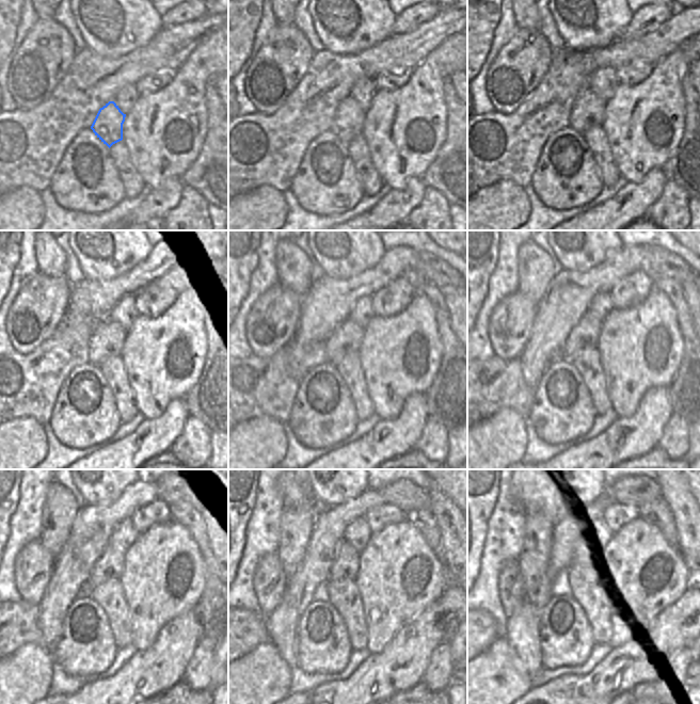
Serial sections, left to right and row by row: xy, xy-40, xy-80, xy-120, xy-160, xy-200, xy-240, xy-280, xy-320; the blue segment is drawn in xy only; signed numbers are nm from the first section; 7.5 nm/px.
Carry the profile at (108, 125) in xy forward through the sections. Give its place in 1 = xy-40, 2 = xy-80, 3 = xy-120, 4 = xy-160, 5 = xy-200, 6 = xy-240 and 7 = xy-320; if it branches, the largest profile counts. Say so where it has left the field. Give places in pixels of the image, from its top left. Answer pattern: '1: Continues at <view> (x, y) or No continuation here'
1: Continues at xy-40 (348, 122)
2: Continues at xy-80 (588, 109)
3: Continues at xy-120 (108, 339)
4: Continues at xy-160 (347, 338)
5: Continues at xy-200 (586, 333)
6: Continues at xy-240 (110, 565)
7: Continues at xy-320 (587, 555)

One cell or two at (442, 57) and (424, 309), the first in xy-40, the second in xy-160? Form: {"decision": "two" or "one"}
{"decision": "one"}

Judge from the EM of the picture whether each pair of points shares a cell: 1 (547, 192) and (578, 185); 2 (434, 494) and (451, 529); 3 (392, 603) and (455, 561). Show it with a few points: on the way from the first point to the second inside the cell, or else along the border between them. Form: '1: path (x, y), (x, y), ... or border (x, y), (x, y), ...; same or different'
1: path (555, 188), (565, 188), (571, 185); same
2: path (440, 502), (442, 514), (448, 521); same
3: border (441, 561), (448, 575); different

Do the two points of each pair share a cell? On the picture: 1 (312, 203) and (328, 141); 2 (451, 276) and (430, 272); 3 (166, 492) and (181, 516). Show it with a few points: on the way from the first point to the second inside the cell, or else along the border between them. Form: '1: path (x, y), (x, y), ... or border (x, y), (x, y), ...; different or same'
1: path (319, 188), (324, 182), (327, 156); same
2: path (446, 276), (435, 272); same
3: path (173, 498), (180, 506), (180, 510); same

